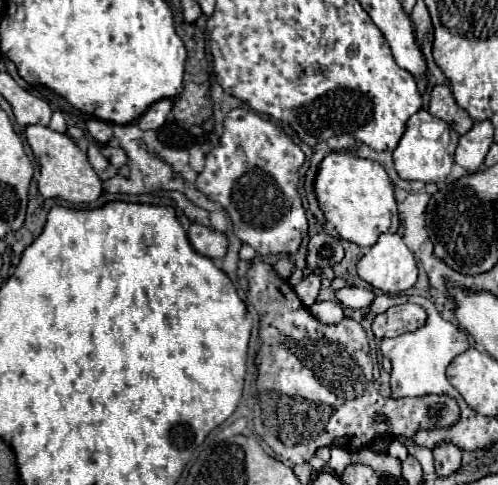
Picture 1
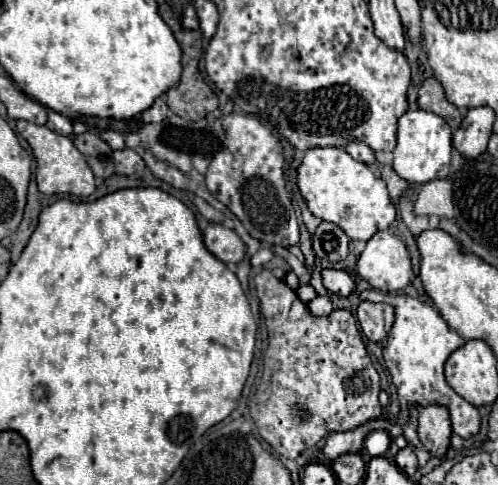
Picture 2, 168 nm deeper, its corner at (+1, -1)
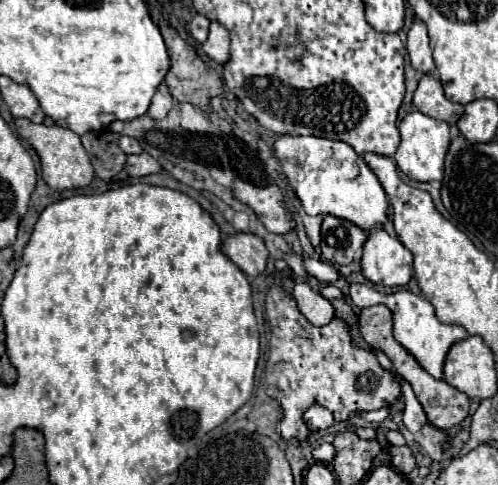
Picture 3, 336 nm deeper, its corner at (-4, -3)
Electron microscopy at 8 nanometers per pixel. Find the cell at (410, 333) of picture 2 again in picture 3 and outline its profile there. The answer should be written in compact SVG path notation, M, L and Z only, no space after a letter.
M351 284L351 300L359 308L377 304L387 306L393 312L393 322L395 322L393 324L393 336L395 336L395 340L401 342L433 378L443 378L443 362L445 362L445 356L447 356L449 348L457 340L467 338L467 330L463 326L439 322L431 302L425 300L423 296L419 296L419 294L409 292L409 290L383 294L383 292L377 292L375 288L369 288L367 284Z

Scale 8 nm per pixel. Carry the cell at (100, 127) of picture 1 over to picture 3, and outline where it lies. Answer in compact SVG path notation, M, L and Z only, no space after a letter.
M121 136L119 138L119 146L121 146L121 150L125 154L141 154L143 152L139 140L137 138L131 138L131 136Z

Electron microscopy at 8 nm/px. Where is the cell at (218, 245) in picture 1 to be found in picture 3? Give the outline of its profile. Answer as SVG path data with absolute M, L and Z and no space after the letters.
M243 232L225 238L223 252L231 258L233 264L237 264L251 278L259 276L265 270L269 258L269 250L265 248L263 240L255 234Z

